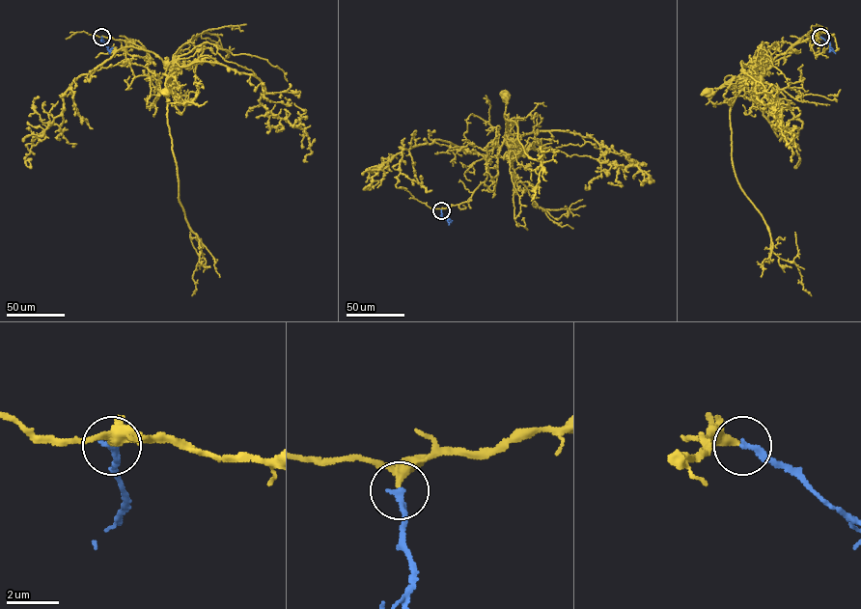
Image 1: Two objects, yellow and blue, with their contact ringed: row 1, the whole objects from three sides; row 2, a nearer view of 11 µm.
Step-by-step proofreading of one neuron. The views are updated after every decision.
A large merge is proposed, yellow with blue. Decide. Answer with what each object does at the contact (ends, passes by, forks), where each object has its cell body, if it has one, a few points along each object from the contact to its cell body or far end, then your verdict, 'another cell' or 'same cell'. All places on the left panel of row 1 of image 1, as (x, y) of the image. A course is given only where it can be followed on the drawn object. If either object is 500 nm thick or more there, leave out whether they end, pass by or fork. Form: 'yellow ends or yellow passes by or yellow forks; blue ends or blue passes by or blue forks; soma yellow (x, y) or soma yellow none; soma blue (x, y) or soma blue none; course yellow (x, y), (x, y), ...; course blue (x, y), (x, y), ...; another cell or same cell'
yellow passes by; blue ends; soma yellow (166, 92); soma blue none; course yellow (101, 37), (138, 41), (149, 58), (148, 69), (161, 78), (164, 74), (168, 77), (166, 92); course blue (101, 37), (108, 51), (113, 47); same cell

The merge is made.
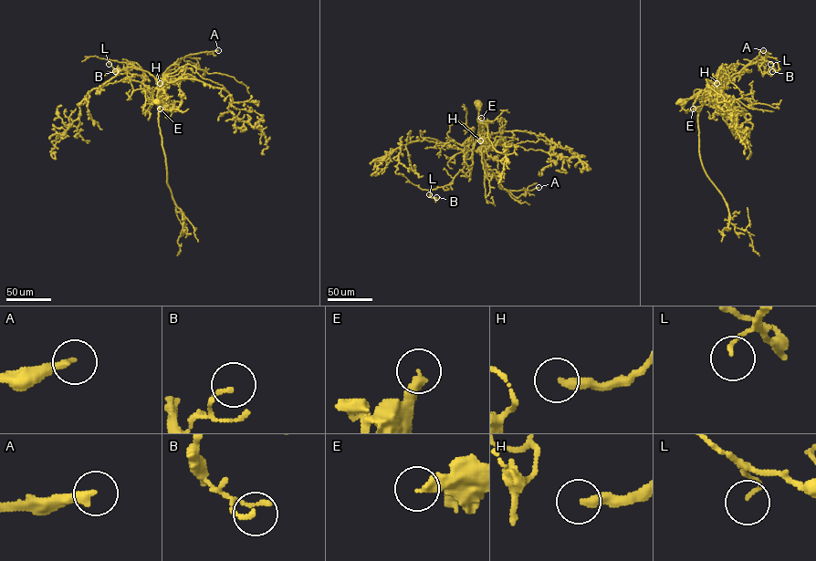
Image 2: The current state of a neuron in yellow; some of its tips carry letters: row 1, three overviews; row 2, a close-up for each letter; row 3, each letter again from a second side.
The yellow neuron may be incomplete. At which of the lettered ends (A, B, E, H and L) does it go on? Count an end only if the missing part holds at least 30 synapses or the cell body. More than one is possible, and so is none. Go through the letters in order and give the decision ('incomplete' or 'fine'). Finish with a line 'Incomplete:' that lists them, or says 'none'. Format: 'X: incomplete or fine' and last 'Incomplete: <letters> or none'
A: incomplete
B: fine
E: incomplete
H: incomplete
L: fine
Incomplete: A, E, H

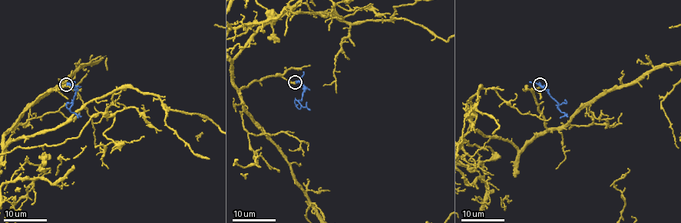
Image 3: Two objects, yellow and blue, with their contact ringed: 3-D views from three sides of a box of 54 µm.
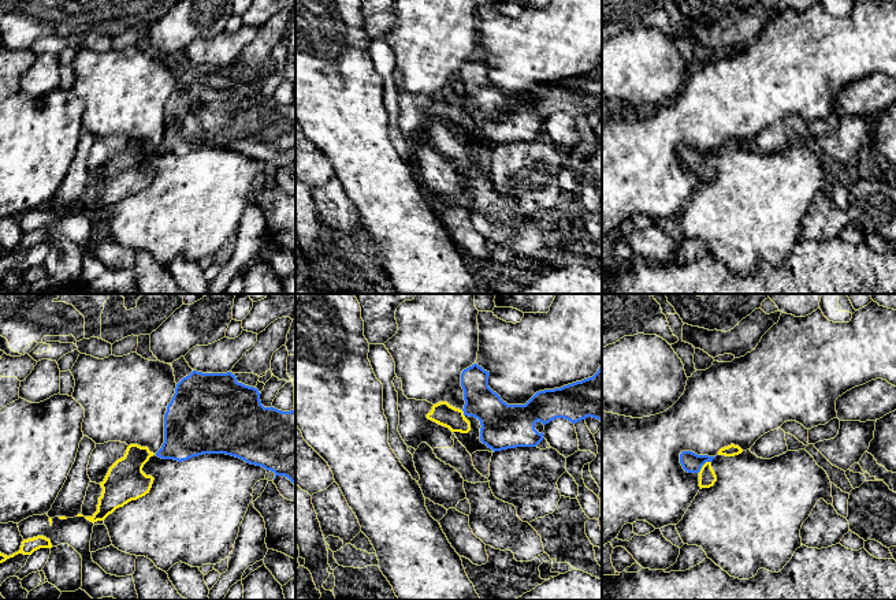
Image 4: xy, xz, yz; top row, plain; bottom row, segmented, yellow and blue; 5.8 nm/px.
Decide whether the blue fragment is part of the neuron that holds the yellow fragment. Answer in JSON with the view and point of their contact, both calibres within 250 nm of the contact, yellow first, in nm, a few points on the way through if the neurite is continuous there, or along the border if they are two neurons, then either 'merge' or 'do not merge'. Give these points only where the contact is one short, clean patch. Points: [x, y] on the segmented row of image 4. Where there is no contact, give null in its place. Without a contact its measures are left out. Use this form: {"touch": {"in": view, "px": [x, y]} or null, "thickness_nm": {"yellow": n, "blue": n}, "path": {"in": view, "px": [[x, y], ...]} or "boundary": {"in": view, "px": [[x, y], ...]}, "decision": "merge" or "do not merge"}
{"touch": {"in": "yz", "px": [703, 465]}, "thickness_nm": {"yellow": 100, "blue": 120}, "path": {"in": "yz", "px": [[707, 477], [703, 465], [691, 462]]}, "decision": "merge"}

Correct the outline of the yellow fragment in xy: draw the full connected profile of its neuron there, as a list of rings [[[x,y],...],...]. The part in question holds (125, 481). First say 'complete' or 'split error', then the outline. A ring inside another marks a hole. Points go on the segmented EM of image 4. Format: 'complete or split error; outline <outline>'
complete; outline [[[130,444],[124,456],[109,467],[104,481],[100,482],[103,492],[97,511],[85,518],[93,523],[104,521],[116,508],[149,493],[155,478],[146,476],[142,467],[153,455],[148,447]]]

